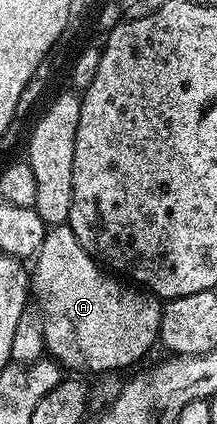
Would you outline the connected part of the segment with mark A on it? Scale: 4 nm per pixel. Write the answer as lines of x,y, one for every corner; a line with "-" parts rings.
71,227
50,228
45,241
38,244
34,259
29,287
34,298
36,295
40,299
46,354
60,367
71,373
119,371
133,366
151,346
156,346
163,303
104,270
77,241

